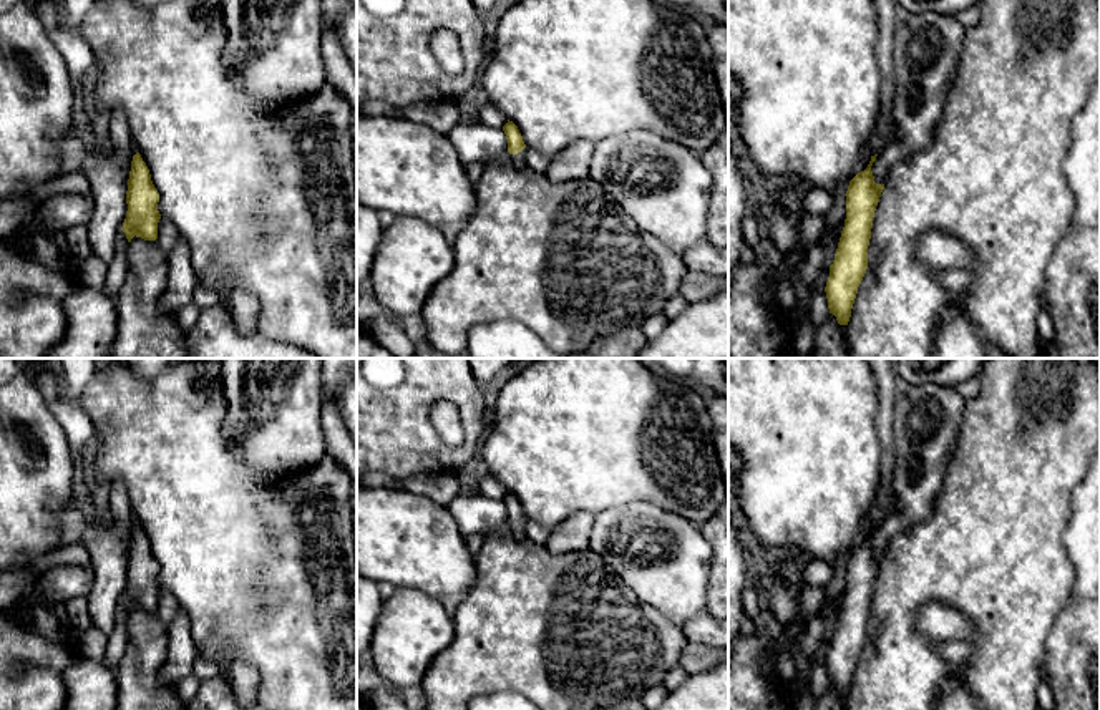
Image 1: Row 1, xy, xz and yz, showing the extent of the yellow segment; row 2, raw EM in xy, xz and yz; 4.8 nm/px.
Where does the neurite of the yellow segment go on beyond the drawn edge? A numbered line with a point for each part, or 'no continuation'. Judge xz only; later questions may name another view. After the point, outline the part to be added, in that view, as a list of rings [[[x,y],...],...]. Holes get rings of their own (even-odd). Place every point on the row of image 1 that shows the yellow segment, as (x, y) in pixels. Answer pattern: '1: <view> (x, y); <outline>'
1: xz (518, 160); [[[528,146],[518,154],[509,154],[509,159],[511,159],[513,166],[518,168],[518,169],[528,168],[526,154],[528,154]]]

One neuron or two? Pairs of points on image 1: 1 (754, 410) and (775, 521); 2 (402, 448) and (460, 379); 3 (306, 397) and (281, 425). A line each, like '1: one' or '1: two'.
1: one
2: one
3: one

